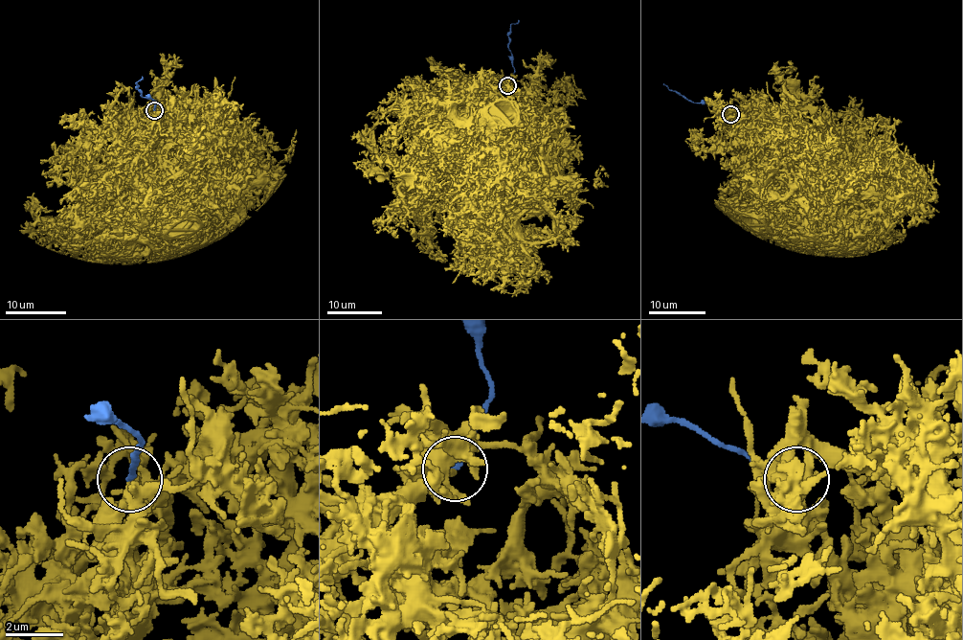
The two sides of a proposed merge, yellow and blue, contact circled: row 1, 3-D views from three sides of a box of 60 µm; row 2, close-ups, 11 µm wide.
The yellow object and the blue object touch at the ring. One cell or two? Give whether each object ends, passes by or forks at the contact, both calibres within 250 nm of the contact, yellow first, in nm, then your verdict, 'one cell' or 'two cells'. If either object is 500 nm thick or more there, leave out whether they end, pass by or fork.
yellow ends there; blue ends there; 240 nm thick on the yellow side, 170 nm on the other; two cells

